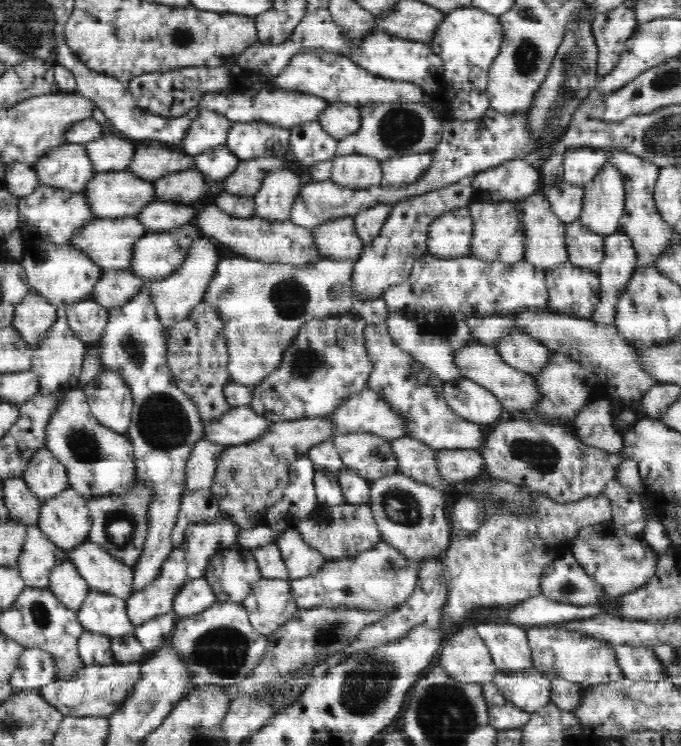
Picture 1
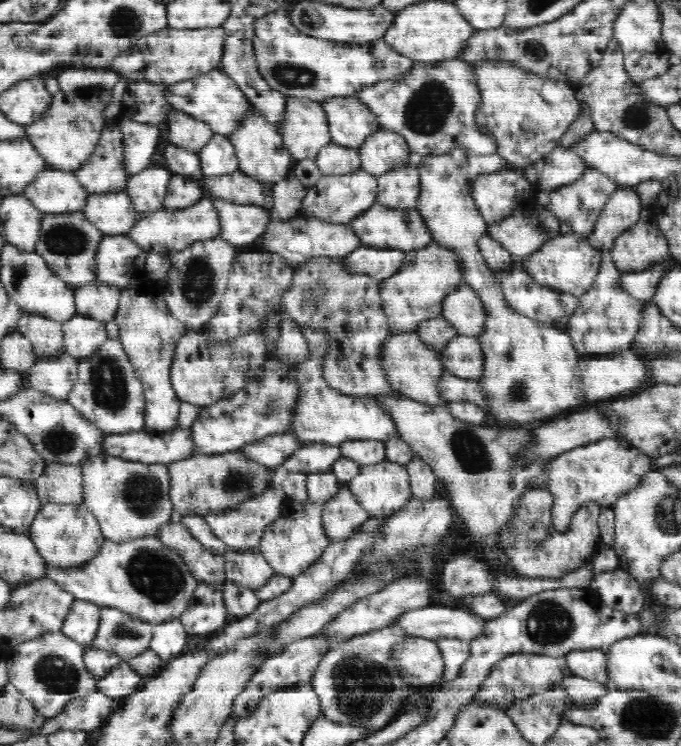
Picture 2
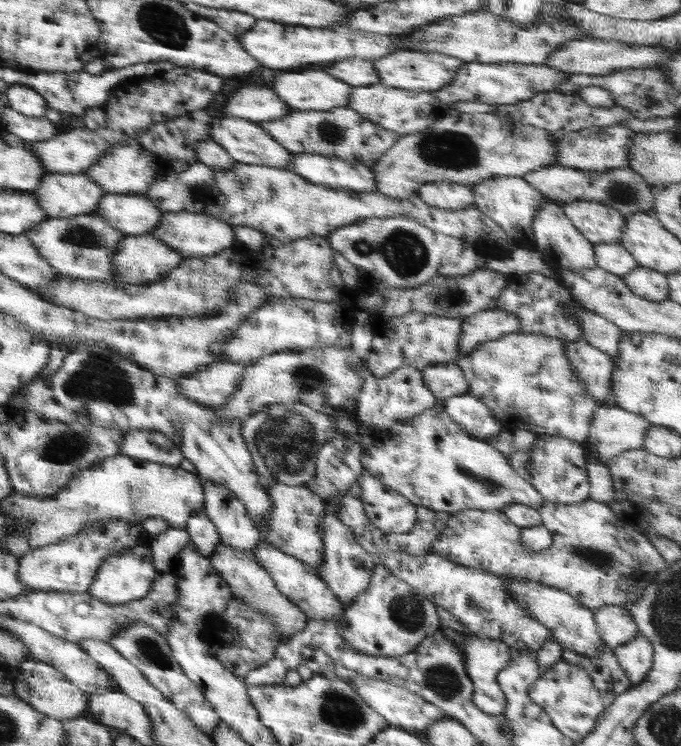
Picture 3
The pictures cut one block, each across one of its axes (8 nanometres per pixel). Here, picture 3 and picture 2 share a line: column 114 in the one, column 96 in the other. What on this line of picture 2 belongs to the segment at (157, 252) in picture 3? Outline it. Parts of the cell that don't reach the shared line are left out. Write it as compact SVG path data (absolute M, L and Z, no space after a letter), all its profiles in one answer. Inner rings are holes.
M104 235L95 256L95 280L126 289L129 278L146 278L147 256L126 235Z

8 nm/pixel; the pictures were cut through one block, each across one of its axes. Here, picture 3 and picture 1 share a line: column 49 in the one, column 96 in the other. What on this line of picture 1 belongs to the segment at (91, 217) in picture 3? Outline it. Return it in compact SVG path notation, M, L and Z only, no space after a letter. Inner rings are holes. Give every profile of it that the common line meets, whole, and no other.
M136 216L114 219L96 218L78 230L70 240L70 244L90 257L105 271L128 269L136 242L147 234L144 223L140 223Z

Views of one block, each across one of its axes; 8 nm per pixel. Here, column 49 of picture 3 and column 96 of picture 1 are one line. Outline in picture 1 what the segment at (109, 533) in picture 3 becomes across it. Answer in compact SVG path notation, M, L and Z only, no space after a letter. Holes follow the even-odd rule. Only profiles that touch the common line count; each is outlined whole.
M89 539L68 552L67 560L76 565L92 591L113 594L122 600L132 596L133 567L114 558Z

